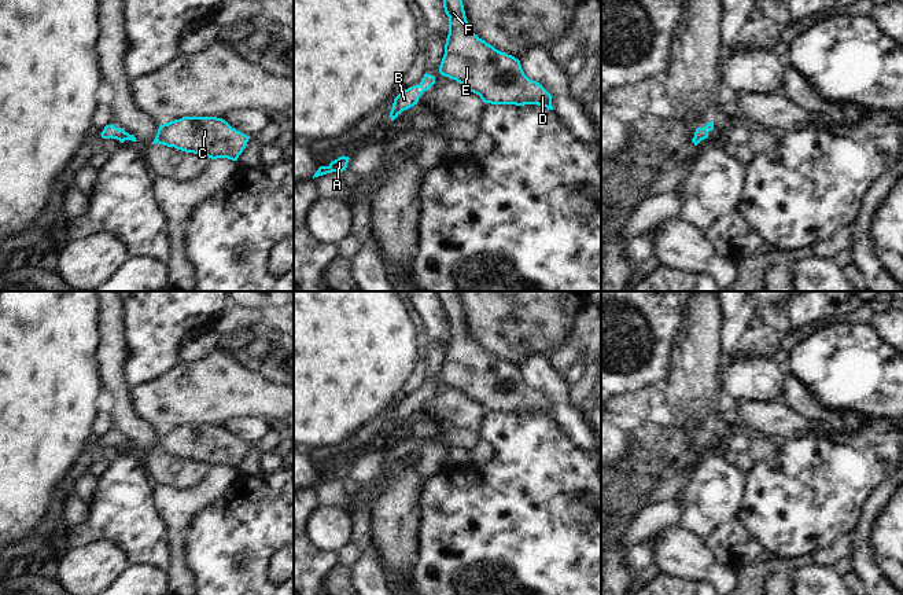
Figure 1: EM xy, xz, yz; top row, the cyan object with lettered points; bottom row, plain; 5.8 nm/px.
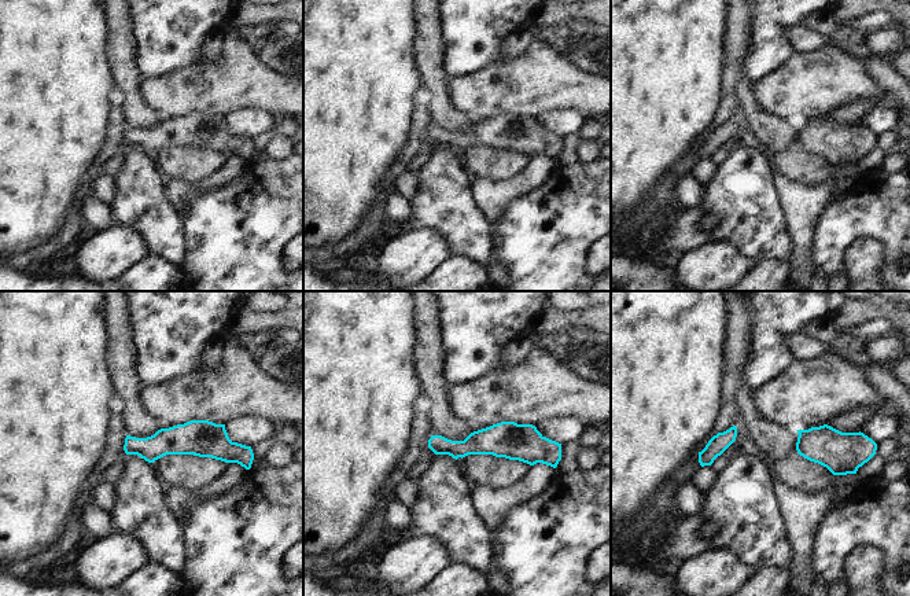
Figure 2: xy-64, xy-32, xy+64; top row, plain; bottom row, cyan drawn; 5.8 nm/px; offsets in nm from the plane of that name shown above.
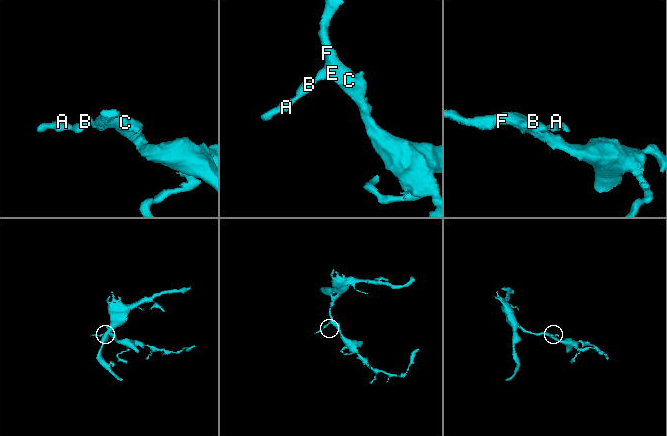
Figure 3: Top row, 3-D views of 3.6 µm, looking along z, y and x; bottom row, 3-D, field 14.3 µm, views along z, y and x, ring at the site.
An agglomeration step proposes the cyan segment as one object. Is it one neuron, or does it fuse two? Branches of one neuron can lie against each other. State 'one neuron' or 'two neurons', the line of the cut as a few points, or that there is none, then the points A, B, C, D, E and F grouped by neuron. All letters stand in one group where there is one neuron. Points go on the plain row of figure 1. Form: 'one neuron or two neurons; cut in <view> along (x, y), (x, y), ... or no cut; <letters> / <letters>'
one neuron; no cut; A B C D E F

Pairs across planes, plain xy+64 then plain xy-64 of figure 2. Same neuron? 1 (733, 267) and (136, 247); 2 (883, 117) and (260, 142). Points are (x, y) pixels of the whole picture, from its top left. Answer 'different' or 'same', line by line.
1: same
2: different

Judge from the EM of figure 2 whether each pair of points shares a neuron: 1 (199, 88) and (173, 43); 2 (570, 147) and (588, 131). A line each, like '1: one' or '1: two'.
1: two
2: one

